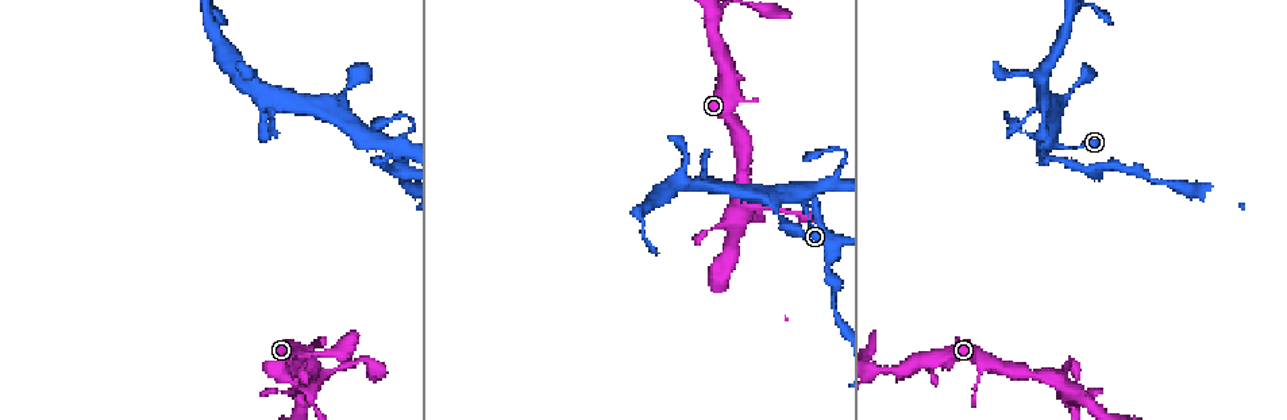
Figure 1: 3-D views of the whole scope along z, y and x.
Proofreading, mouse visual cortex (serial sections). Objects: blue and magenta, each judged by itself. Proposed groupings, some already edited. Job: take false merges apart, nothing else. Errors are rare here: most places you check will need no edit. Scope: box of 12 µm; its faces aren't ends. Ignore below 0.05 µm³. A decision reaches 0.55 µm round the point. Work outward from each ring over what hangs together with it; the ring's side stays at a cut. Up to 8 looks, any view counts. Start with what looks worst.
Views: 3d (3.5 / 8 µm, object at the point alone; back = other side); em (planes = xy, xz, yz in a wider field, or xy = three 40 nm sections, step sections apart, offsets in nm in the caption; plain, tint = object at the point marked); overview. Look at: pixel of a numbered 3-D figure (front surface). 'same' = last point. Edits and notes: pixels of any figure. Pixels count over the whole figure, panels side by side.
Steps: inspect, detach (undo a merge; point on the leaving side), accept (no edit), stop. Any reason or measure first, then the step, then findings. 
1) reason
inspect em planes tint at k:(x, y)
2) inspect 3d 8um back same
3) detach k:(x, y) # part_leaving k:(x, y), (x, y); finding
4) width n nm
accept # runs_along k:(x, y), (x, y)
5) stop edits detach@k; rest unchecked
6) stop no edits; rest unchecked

branch point
inspect 3d 3.5um at 1:(397, 146)

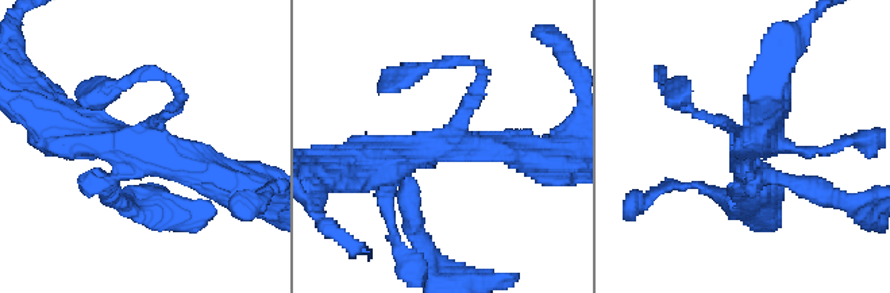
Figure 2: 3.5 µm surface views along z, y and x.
need the tissue
inspect em xy step 1 tint at 2:(436, 148)

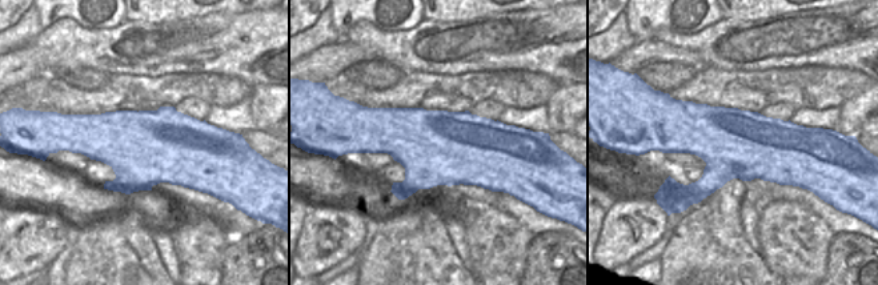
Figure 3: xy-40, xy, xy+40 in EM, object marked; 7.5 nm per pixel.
accept # runs_along 2:(85, 150), (172, 150), (201, 188); one cell here

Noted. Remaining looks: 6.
sharp bend
inspect em xy step 2 tint at 1:(362, 357)

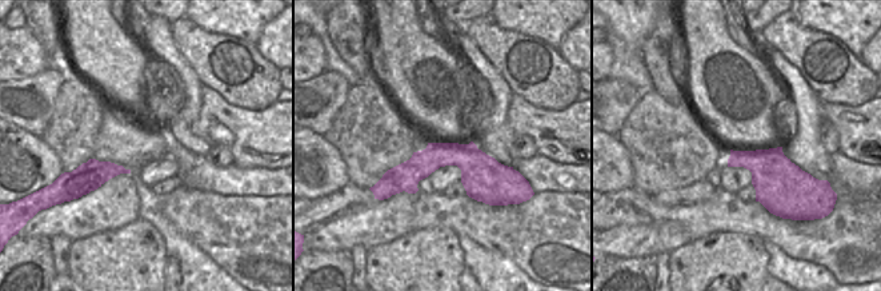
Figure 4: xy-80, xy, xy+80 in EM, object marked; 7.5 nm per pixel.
see where the arms go
inspect 3d 3.5um same

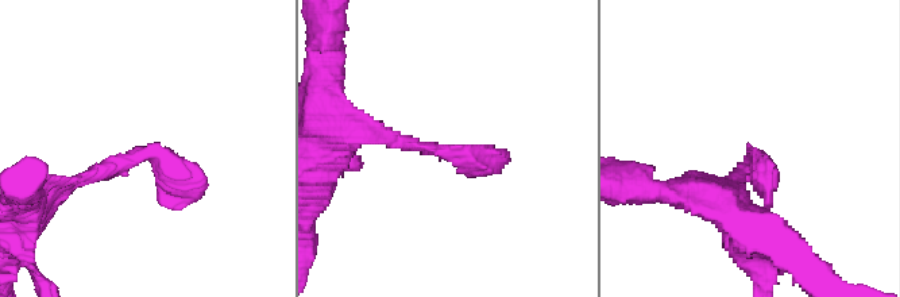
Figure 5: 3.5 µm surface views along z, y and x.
accept # runs_along 4:(508, 172), (432, 156), (383, 183); continuous, no second cell

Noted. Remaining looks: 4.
two arms in line, one across
inspect 3d 3.5um at 1:(340, 118)

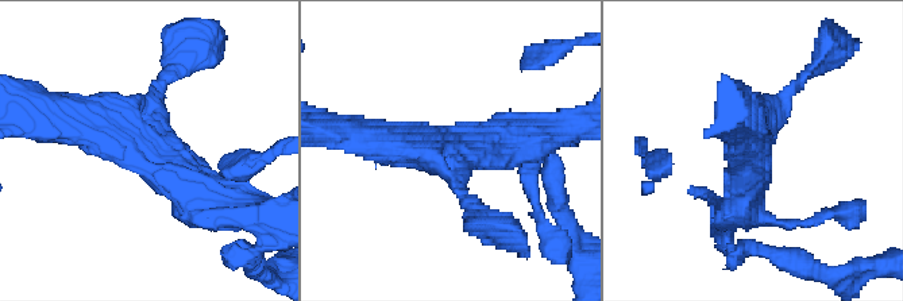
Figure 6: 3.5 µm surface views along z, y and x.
arms 3; arm_widths 200, 400, 450 nm; now the EM
inspect em xy step 3 tint at 6:(752, 151)

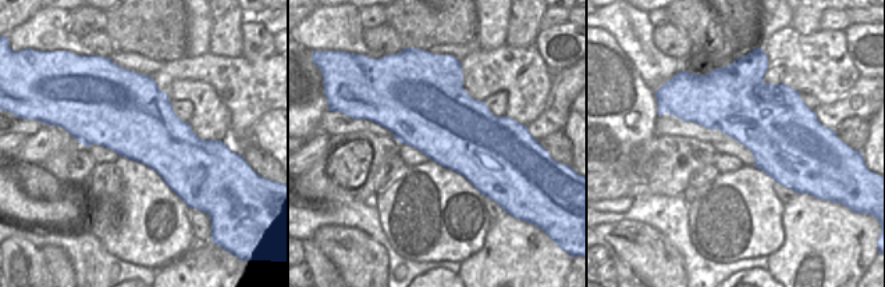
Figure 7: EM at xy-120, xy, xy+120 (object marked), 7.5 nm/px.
accept # one cell here

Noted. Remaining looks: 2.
stop no edits; rest unchecked

